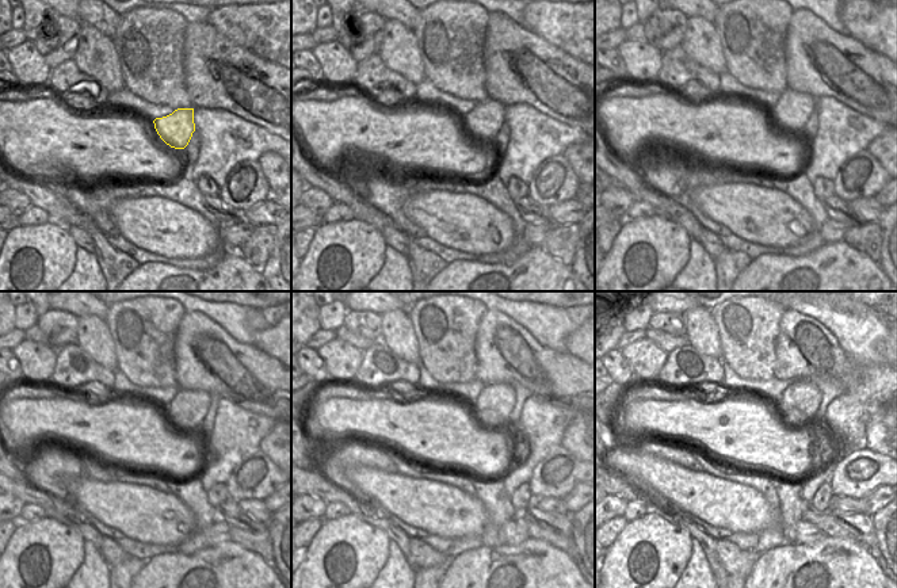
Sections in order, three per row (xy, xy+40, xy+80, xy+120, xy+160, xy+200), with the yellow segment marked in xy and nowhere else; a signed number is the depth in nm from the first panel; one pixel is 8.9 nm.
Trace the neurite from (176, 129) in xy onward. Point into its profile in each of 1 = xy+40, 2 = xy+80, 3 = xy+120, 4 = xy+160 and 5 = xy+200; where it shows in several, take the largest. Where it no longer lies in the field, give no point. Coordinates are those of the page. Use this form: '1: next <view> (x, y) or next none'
1: next xy+40 (485, 121)
2: next xy+80 (791, 111)
3: next xy+120 (187, 409)
4: next xy+160 (500, 397)
5: next xy+200 (805, 397)

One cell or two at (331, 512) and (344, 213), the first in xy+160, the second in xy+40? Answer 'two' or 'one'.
one

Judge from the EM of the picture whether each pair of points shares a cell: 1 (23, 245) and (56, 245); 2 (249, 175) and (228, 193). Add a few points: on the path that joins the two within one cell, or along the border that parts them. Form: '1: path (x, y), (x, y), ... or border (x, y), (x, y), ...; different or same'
1: path (31, 245), (48, 245); same
2: path (244, 180), (236, 188), (231, 188); same

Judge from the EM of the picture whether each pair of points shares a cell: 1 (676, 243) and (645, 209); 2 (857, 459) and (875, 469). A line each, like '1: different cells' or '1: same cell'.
1: different cells
2: same cell

